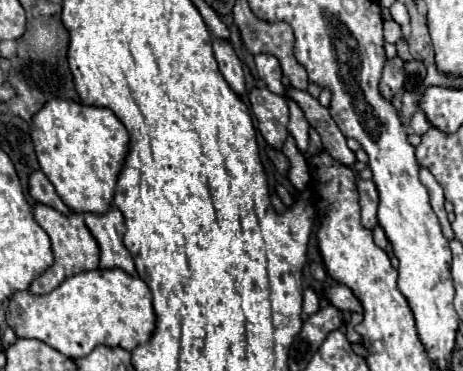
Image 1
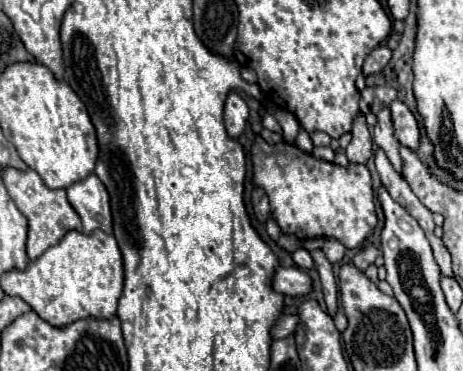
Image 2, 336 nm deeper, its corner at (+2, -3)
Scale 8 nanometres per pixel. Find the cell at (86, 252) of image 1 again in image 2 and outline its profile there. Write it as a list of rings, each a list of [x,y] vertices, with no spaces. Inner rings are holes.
[[[4,169],[2,171],[2,181],[4,181],[10,197],[14,199],[16,207],[28,219],[28,243],[26,243],[26,249],[28,249],[28,259],[30,261],[38,259],[48,247],[58,245],[60,239],[68,231],[82,231],[80,217],[74,211],[74,207],[68,203],[66,191],[64,189],[56,189],[56,191],[48,189],[36,171],[32,171],[32,169],[28,169],[28,171]]]

